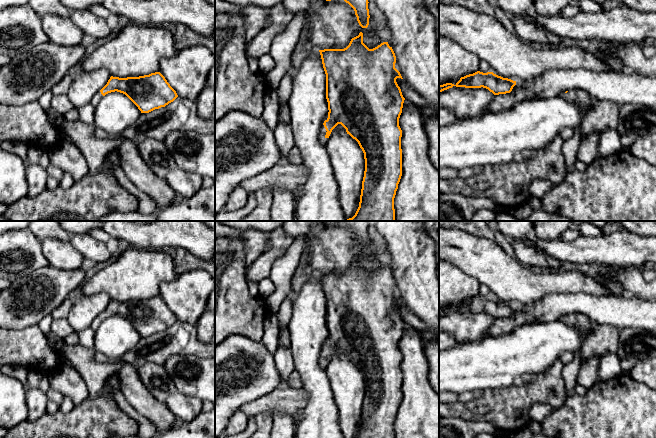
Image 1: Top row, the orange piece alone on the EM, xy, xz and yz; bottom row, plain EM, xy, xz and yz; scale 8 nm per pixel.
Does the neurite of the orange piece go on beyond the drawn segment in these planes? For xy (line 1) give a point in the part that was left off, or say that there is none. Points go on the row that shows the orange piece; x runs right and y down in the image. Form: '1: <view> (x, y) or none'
1: xy (98, 96)

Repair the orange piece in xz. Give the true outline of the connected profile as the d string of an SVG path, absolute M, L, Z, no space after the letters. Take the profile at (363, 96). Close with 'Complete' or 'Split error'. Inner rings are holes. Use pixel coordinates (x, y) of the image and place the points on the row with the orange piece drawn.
M362 32L352 38L344 49L324 49L319 52L326 74L326 99L329 110L321 126L319 141L326 145L332 130L341 124L347 134L358 142L365 159L359 207L355 215L347 221L395 221L394 198L402 176L402 130L399 126L399 118L405 100L396 82L397 78L403 78L395 68L395 53L388 42L369 49L363 43Z. Split error

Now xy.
M155 72L139 77L111 76L107 84L93 96L90 104L96 107L106 94L115 91L125 94L141 113L165 107L178 97L165 77Z. Split error

